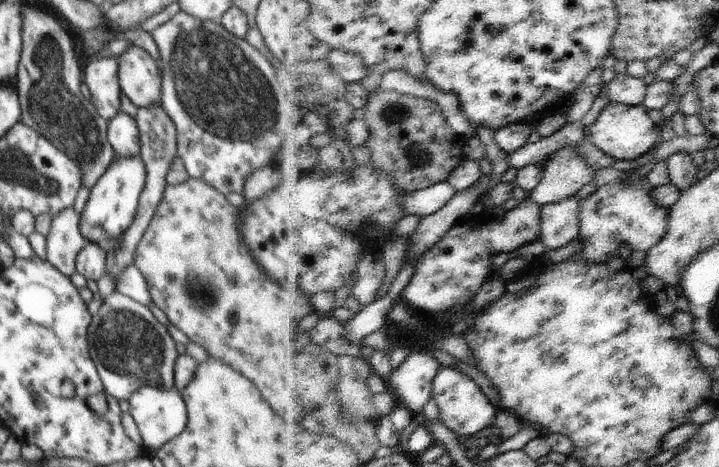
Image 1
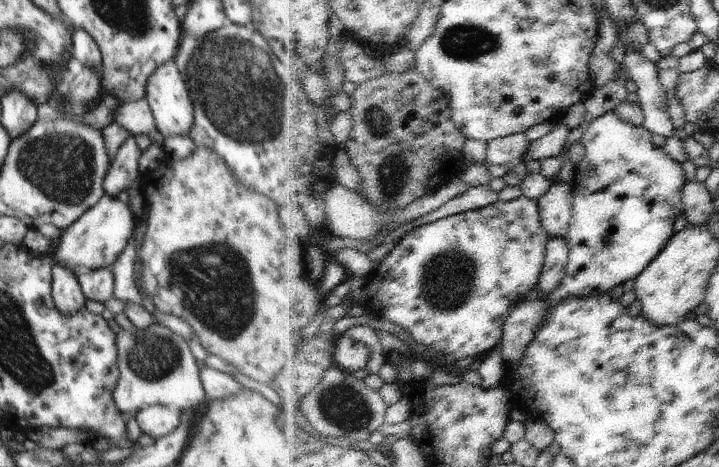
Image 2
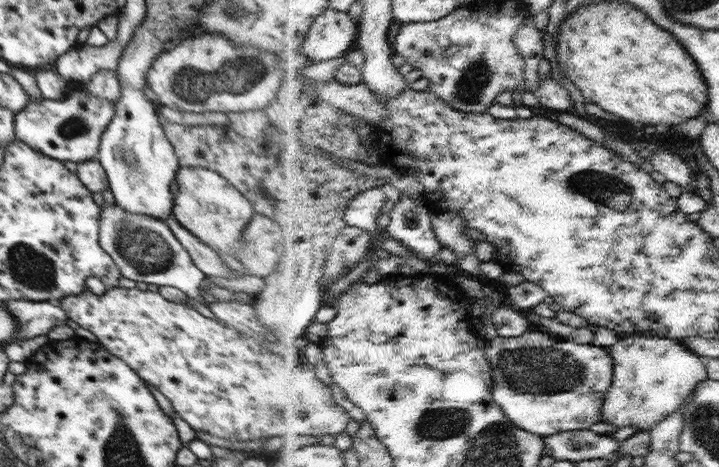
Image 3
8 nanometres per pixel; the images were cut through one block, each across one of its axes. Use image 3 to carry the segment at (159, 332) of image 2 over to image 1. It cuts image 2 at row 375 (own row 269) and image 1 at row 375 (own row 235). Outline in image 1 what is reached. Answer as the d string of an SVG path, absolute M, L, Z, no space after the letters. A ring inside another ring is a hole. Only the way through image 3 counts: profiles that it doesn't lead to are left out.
M113 291L92 316L87 338L90 356L103 382L104 390L114 398L129 400L130 395L144 385L159 385L167 389L175 387L174 368L180 353L178 344L170 336L167 327L158 322L145 304Z

